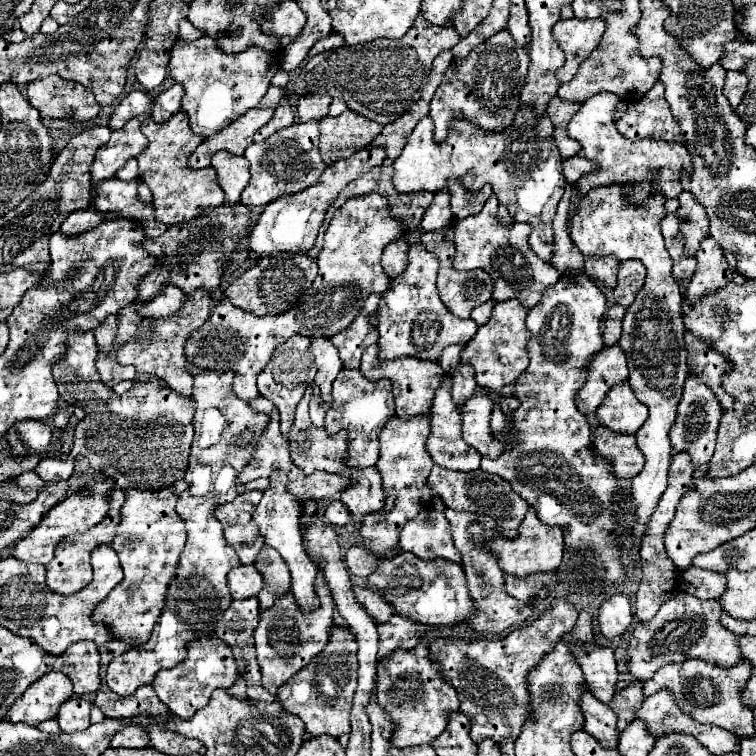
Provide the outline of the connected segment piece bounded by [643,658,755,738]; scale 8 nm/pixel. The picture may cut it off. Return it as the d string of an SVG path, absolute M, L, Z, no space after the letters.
M691 658L679 664L667 664L667 668L659 668L659 672L655 672L655 676L645 682L643 690L645 690L645 696L649 696L665 688L673 692L679 708L683 708L701 724L715 724L741 738L749 738L749 736L755 736L753 708L743 704L741 692L745 690L747 680L751 678L751 668L753 666L749 660L741 660L727 670L723 666Z

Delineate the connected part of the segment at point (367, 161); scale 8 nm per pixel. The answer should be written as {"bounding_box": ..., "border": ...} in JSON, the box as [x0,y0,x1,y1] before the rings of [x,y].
{"bounding_box":[247,148,385,258],"border":[[[365,148],[355,152],[355,156],[347,160],[337,160],[335,164],[329,164],[327,170],[319,176],[317,184],[311,188],[291,194],[291,196],[279,196],[271,204],[267,204],[257,218],[257,224],[253,232],[247,238],[247,250],[251,258],[263,258],[263,256],[275,256],[277,252],[309,252],[317,240],[317,232],[321,228],[321,222],[325,218],[327,208],[335,202],[339,192],[361,174],[369,172],[371,168],[383,164],[385,152],[383,148]]]}

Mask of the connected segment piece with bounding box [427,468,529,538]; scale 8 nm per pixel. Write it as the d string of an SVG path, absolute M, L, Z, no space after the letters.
M433 468L427 478L427 484L435 490L435 494L443 500L447 508L457 510L457 512L479 512L479 514L491 516L501 528L505 538L513 538L517 534L517 528L523 522L525 512L529 510L529 504L521 496L517 496L503 478L485 474L483 470L455 472L455 470L445 470L445 468Z

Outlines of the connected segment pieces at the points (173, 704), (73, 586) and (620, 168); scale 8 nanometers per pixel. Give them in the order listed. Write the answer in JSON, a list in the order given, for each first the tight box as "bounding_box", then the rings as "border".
[{"bounding_box":[153,636,239,718],"border":[[[205,636],[187,642],[187,658],[171,670],[159,670],[153,680],[153,688],[159,700],[163,700],[163,704],[175,716],[191,718],[199,708],[207,706],[213,690],[217,690],[219,686],[231,686],[237,676],[239,672],[235,668],[231,648],[227,648],[227,644],[223,644],[223,640],[219,642],[215,636]]]},{"bounding_box":[47,488,125,596],"border":[[[111,488],[109,492],[109,512],[107,516],[103,518],[103,522],[99,522],[95,528],[87,530],[87,532],[75,532],[67,538],[63,538],[57,548],[55,548],[55,558],[47,564],[47,586],[57,592],[57,594],[63,594],[63,596],[69,596],[69,594],[75,594],[79,590],[83,590],[89,582],[91,582],[91,576],[93,576],[93,570],[91,570],[91,562],[89,562],[89,556],[91,556],[91,550],[101,546],[101,544],[111,544],[111,540],[115,538],[115,528],[119,526],[119,510],[121,510],[121,504],[125,500],[125,494],[121,488]]]},{"bounding_box":[567,92,691,198],"border":[[[599,92],[583,102],[581,110],[575,114],[567,132],[571,138],[581,142],[583,156],[591,162],[599,164],[599,172],[593,176],[583,176],[579,182],[579,192],[585,194],[597,186],[611,186],[611,184],[625,184],[625,188],[633,188],[637,198],[645,198],[653,188],[665,192],[665,198],[677,198],[683,188],[679,182],[681,172],[691,172],[691,156],[683,144],[663,142],[663,140],[627,140],[619,136],[613,118],[615,106],[619,98],[611,92]]]}]

